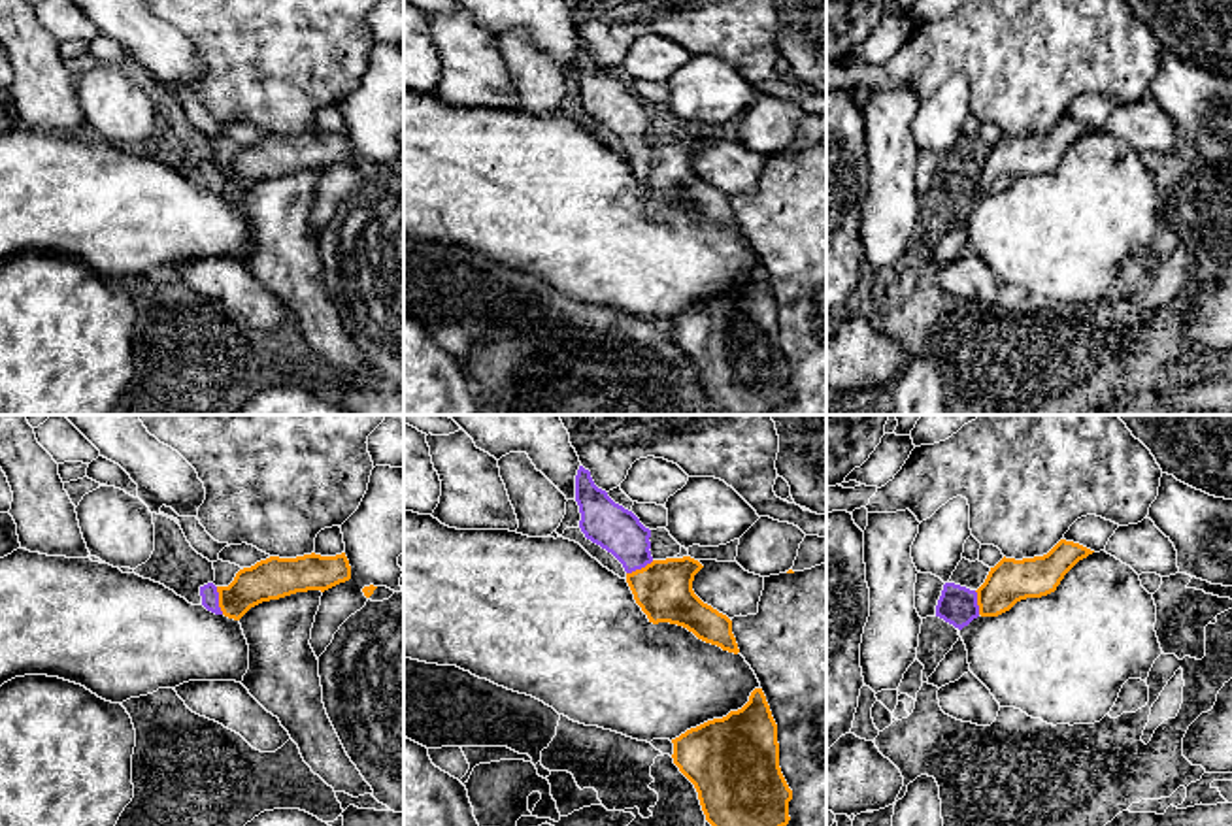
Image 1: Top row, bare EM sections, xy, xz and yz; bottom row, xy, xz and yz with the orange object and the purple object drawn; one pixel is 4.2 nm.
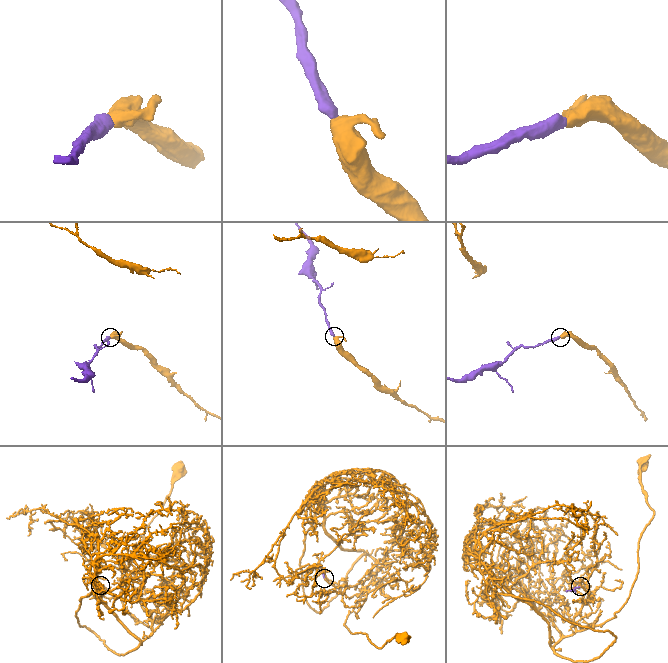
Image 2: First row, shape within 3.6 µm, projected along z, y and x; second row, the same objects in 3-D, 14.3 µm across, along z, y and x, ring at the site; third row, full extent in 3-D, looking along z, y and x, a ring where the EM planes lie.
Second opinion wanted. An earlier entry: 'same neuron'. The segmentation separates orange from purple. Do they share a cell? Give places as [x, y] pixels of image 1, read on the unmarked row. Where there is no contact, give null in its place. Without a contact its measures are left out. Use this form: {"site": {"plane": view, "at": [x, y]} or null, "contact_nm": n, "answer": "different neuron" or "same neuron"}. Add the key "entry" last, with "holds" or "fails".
{"site": {"plane": "xy", "at": [219, 178]}, "contact_nm": 120, "answer": "same neuron", "entry": "holds"}

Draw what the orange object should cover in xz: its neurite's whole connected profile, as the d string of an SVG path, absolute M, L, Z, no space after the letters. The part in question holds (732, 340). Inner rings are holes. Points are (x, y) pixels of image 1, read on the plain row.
M762 266L741 287L672 321L674 341L694 362L715 407L726 415L774 415L789 402L792 368L779 345L777 302Z

